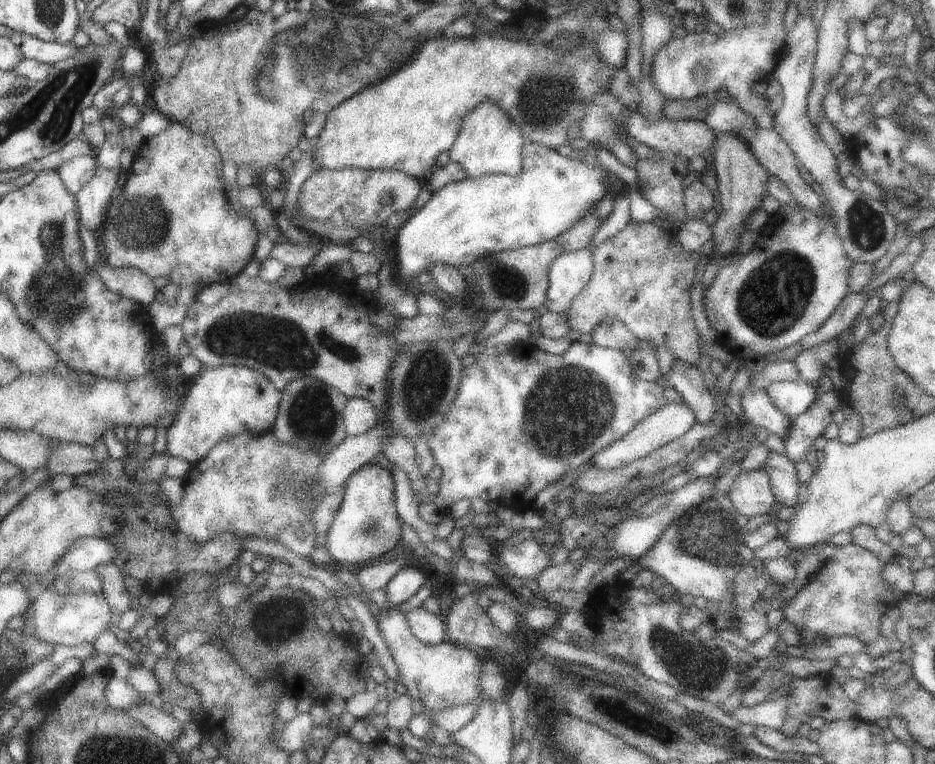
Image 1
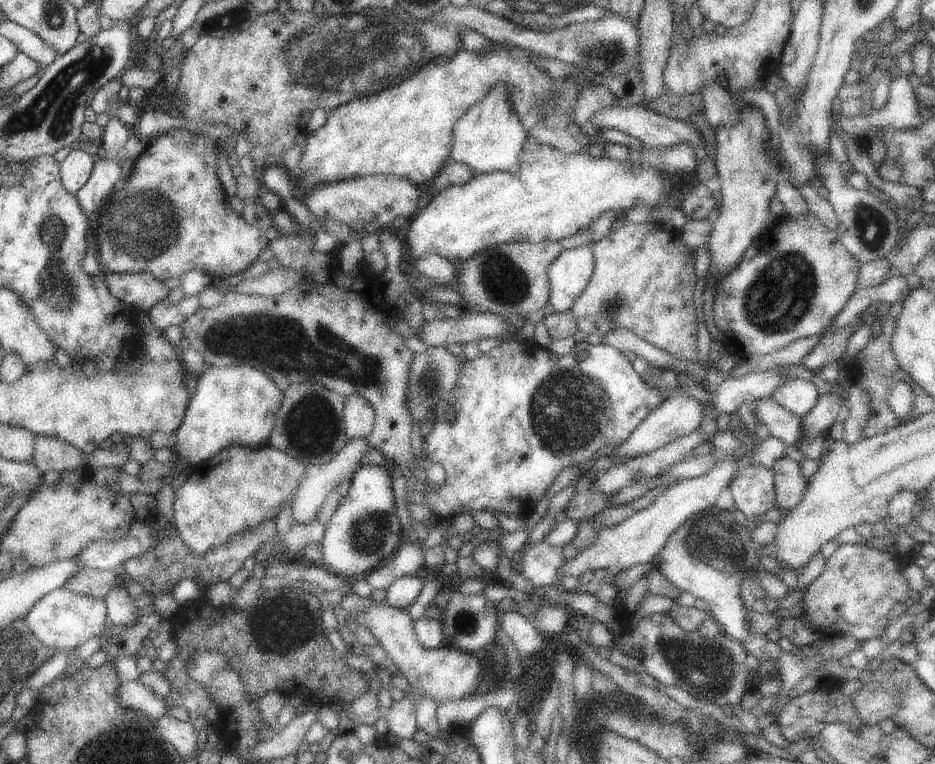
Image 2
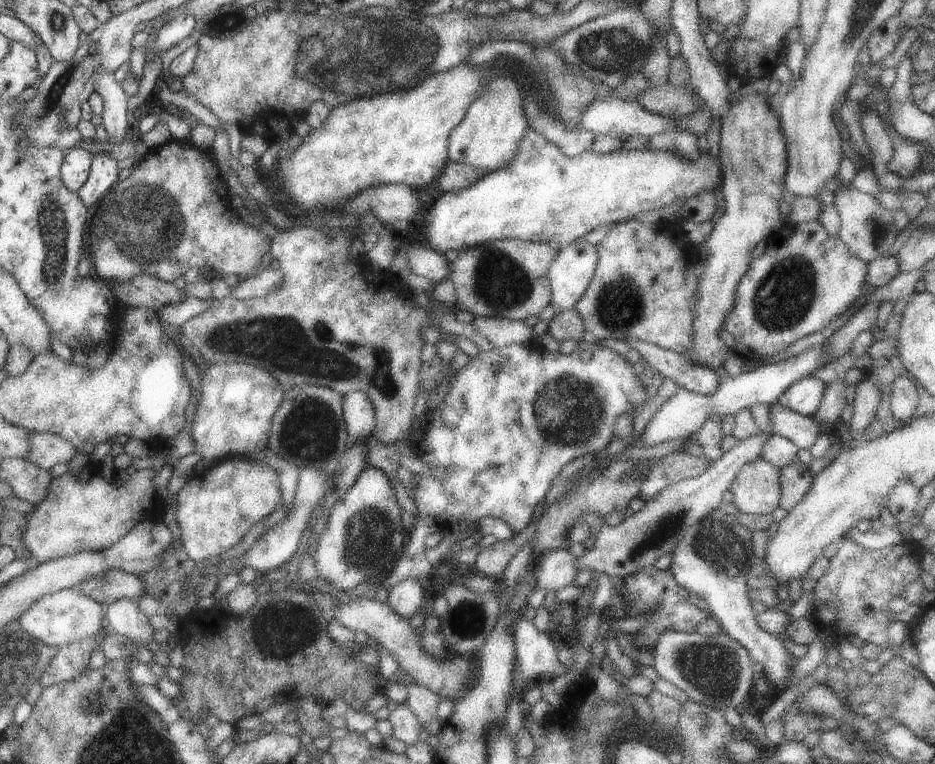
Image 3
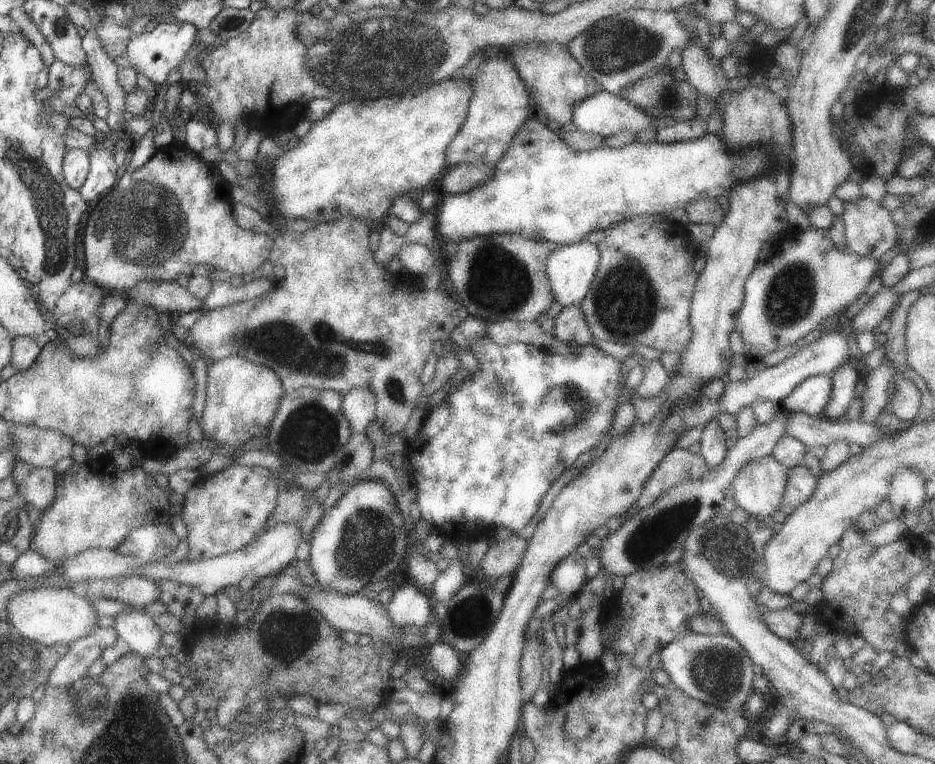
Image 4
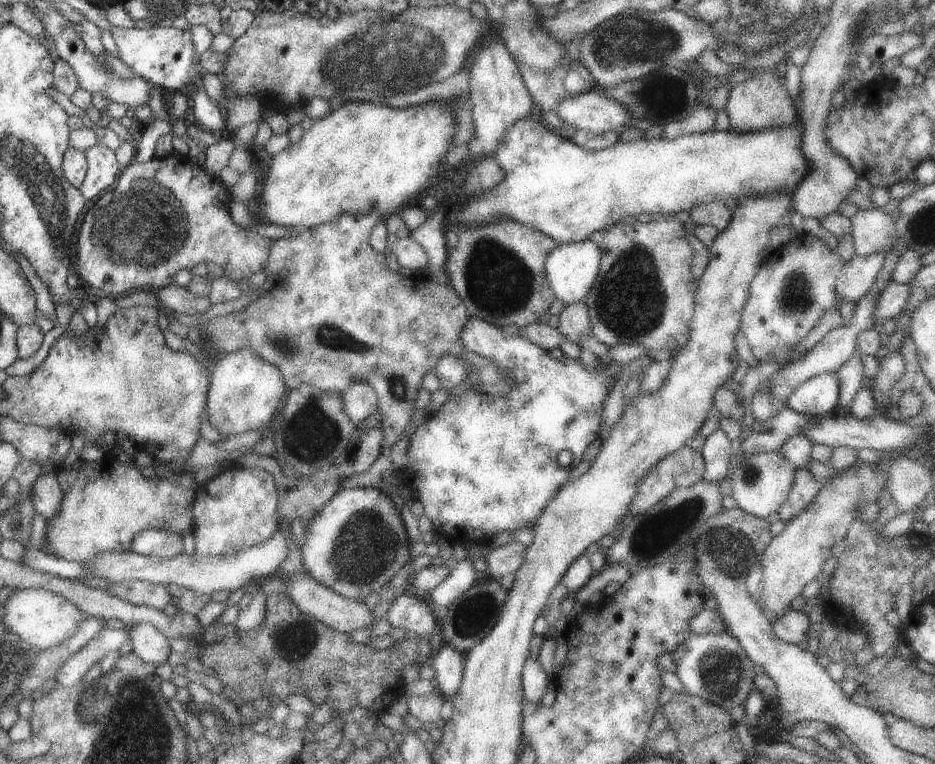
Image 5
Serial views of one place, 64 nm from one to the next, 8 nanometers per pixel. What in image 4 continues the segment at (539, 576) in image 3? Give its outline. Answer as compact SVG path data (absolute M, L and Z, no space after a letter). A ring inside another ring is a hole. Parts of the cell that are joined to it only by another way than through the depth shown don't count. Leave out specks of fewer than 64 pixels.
M585 551L570 553L555 566L550 582L564 596L576 596L582 583L586 582L586 557Z

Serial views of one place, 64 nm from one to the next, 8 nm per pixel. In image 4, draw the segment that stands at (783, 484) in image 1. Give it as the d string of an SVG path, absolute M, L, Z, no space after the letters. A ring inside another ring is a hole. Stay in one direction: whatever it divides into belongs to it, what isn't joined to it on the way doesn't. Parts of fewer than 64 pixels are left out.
M804 464L789 469L788 482L784 498L781 502L781 511L790 515L798 505L804 504L814 492L818 484L818 477Z

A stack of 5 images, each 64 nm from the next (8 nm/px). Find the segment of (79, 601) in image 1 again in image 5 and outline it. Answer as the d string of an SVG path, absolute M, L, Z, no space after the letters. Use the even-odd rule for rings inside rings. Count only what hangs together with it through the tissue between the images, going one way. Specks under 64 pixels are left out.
M30 588L14 590L4 606L4 622L7 630L18 634L30 646L51 649L69 639L80 624L78 605L61 594L46 589Z

